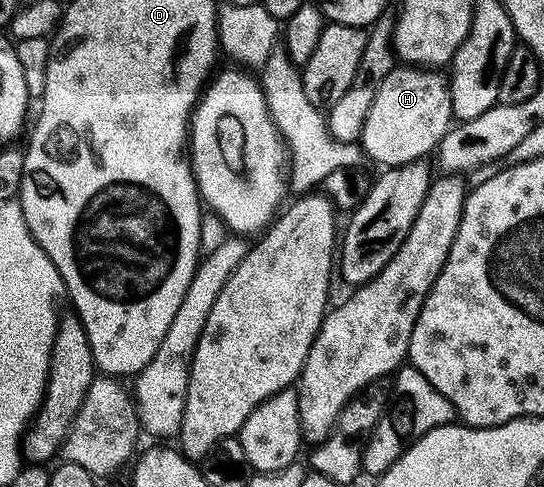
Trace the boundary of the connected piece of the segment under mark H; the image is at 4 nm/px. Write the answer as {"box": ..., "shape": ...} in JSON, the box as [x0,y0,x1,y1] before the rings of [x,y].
{"box":[360,65,454,168],"shape":[[[395,65],[379,85],[375,99],[368,109],[367,119],[364,121],[361,132],[360,146],[365,158],[375,159],[383,163],[383,168],[404,167],[407,163],[417,163],[425,160],[426,154],[433,152],[441,143],[442,138],[452,126],[454,110],[450,100],[450,85],[445,78],[438,76],[439,72],[434,69],[423,69],[413,65]]]}

